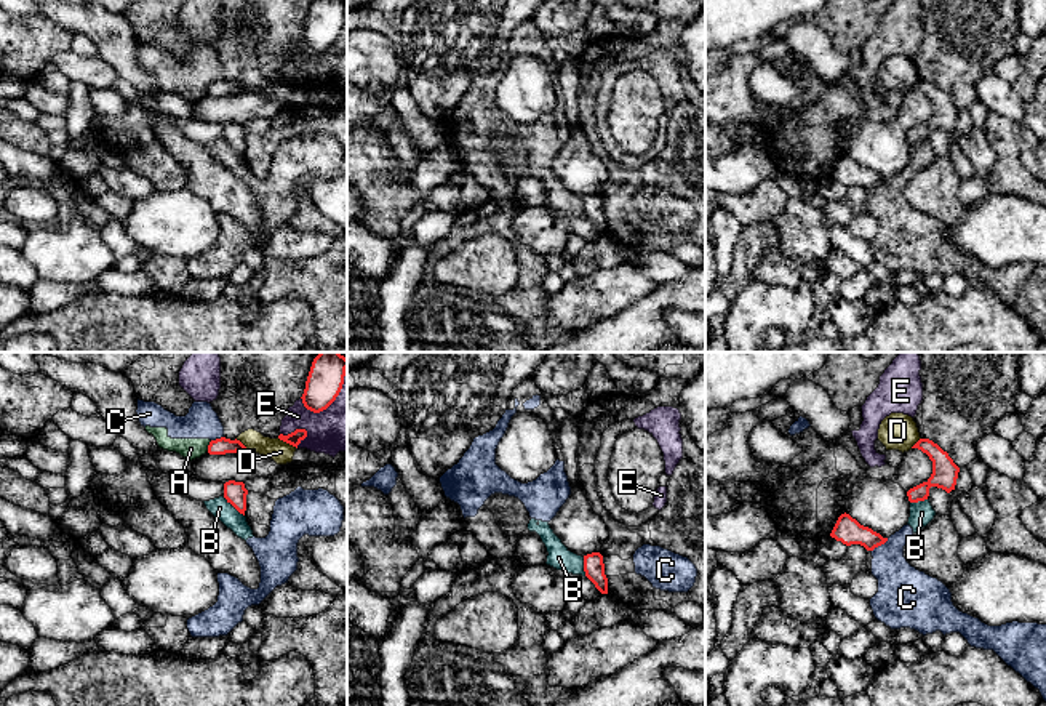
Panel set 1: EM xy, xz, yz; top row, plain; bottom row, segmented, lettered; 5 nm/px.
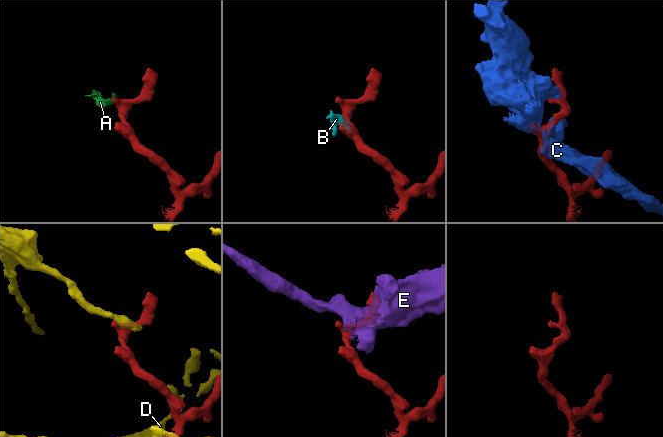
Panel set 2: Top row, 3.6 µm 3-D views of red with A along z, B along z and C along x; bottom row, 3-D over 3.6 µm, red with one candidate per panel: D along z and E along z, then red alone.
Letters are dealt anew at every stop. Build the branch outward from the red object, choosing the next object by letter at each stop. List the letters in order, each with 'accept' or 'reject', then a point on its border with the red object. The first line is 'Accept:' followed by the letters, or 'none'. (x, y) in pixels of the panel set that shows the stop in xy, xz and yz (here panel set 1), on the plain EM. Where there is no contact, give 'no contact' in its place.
Accept: none
A: reject | xy (208, 87)
B: reject | xy (234, 148)
C: reject | yz (880, 186)
D: reject | xy (287, 84)
E: reject | xy (296, 71)

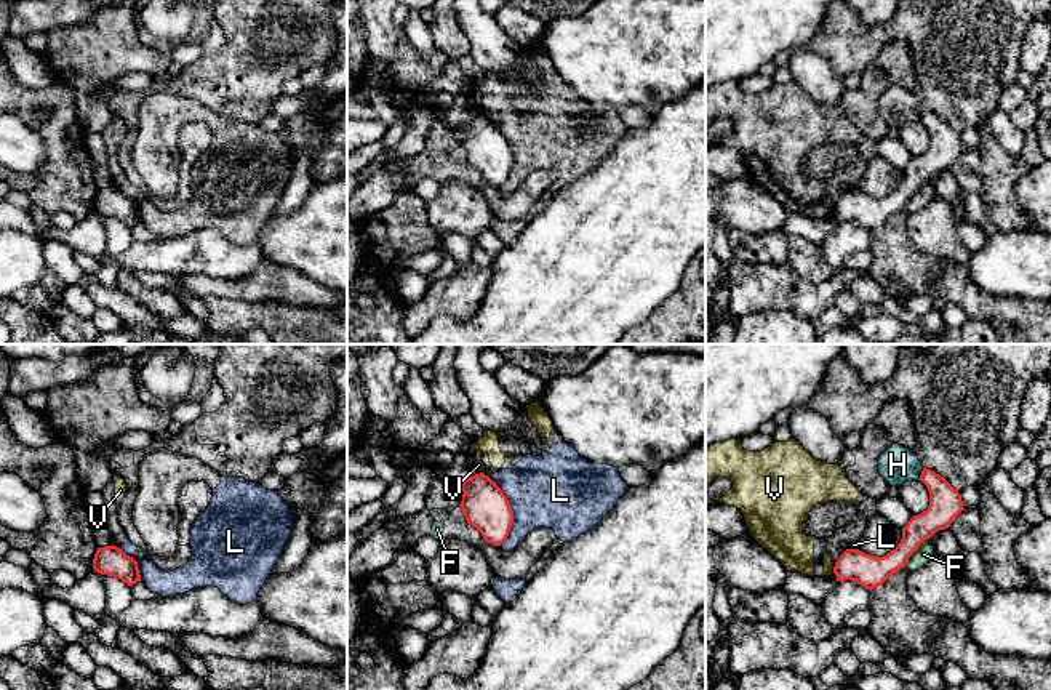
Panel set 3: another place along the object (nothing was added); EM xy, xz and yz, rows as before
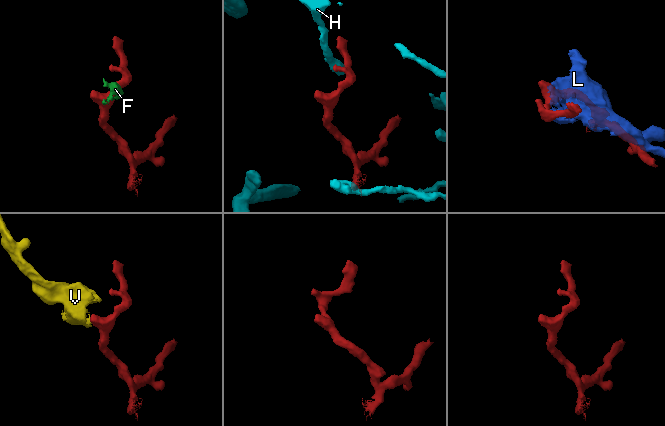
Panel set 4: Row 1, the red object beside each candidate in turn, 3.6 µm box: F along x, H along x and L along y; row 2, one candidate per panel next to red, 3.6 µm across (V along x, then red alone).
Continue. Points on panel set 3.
Accept: none
F: reject | yz (915, 191)
H: reject | yz (922, 116)
L: reject | xz (512, 152)
V: reject | yz (834, 210)

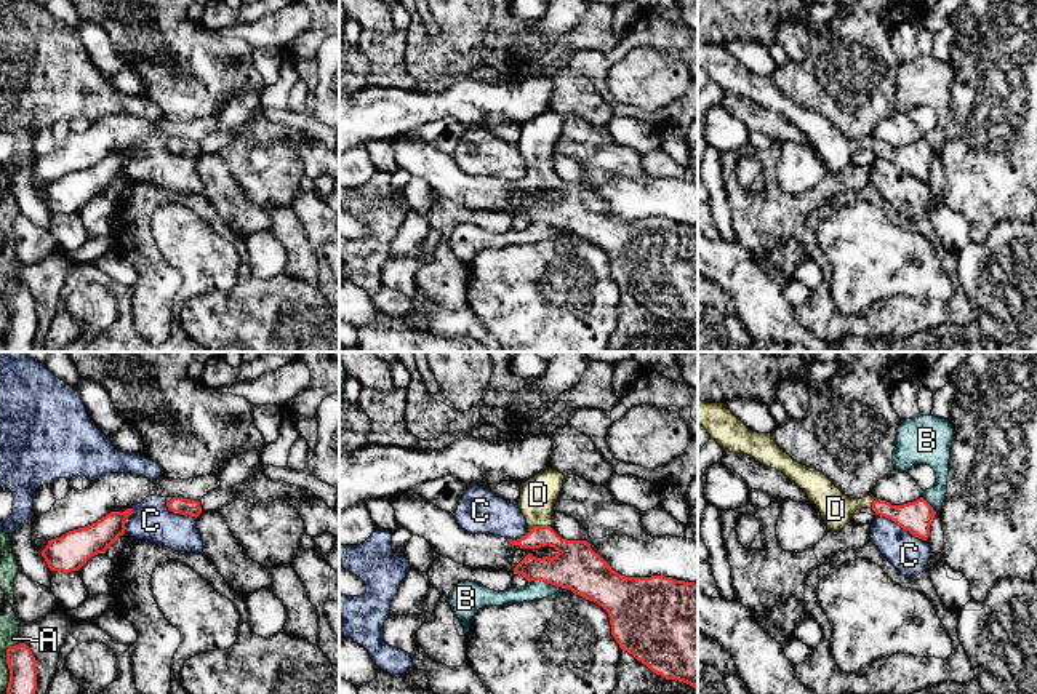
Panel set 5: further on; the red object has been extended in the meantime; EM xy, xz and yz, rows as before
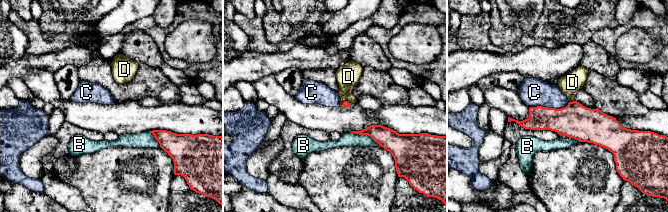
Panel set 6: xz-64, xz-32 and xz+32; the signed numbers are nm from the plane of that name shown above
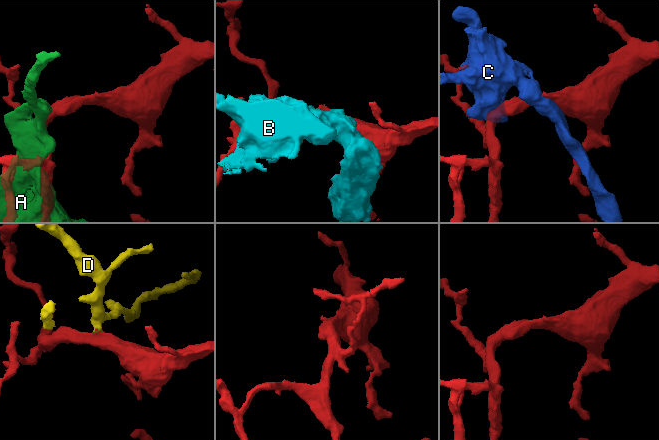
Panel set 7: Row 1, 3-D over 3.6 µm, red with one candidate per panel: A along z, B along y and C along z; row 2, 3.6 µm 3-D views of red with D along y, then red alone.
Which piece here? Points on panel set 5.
Accept: D
A: reject | xy (10, 314)
B: reject | xz (551, 226)
C: reject | yz (901, 168)
D: accept | xz (540, 168)

